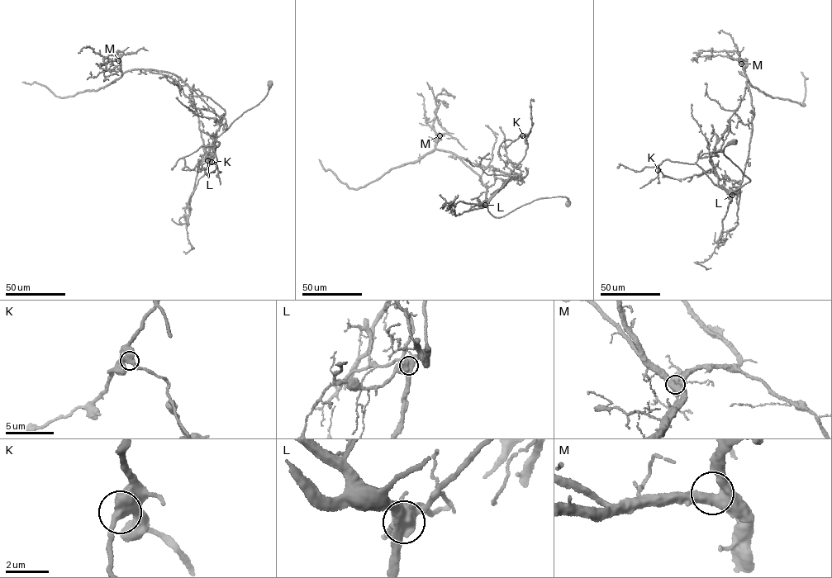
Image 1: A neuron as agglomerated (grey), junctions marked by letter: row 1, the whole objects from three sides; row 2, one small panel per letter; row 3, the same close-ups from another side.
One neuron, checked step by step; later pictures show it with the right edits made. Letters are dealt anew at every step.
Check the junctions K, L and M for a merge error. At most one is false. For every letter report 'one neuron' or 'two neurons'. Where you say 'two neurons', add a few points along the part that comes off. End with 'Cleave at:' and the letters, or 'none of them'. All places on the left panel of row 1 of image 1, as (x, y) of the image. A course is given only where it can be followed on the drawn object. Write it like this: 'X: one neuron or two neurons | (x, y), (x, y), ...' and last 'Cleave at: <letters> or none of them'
K: one neuron
L: two neurons | (207, 160), (215, 154), (216, 140), (220, 143), (214, 149), (216, 168), (213, 172), (206, 173), (209, 177)
M: one neuron
Cleave at: L

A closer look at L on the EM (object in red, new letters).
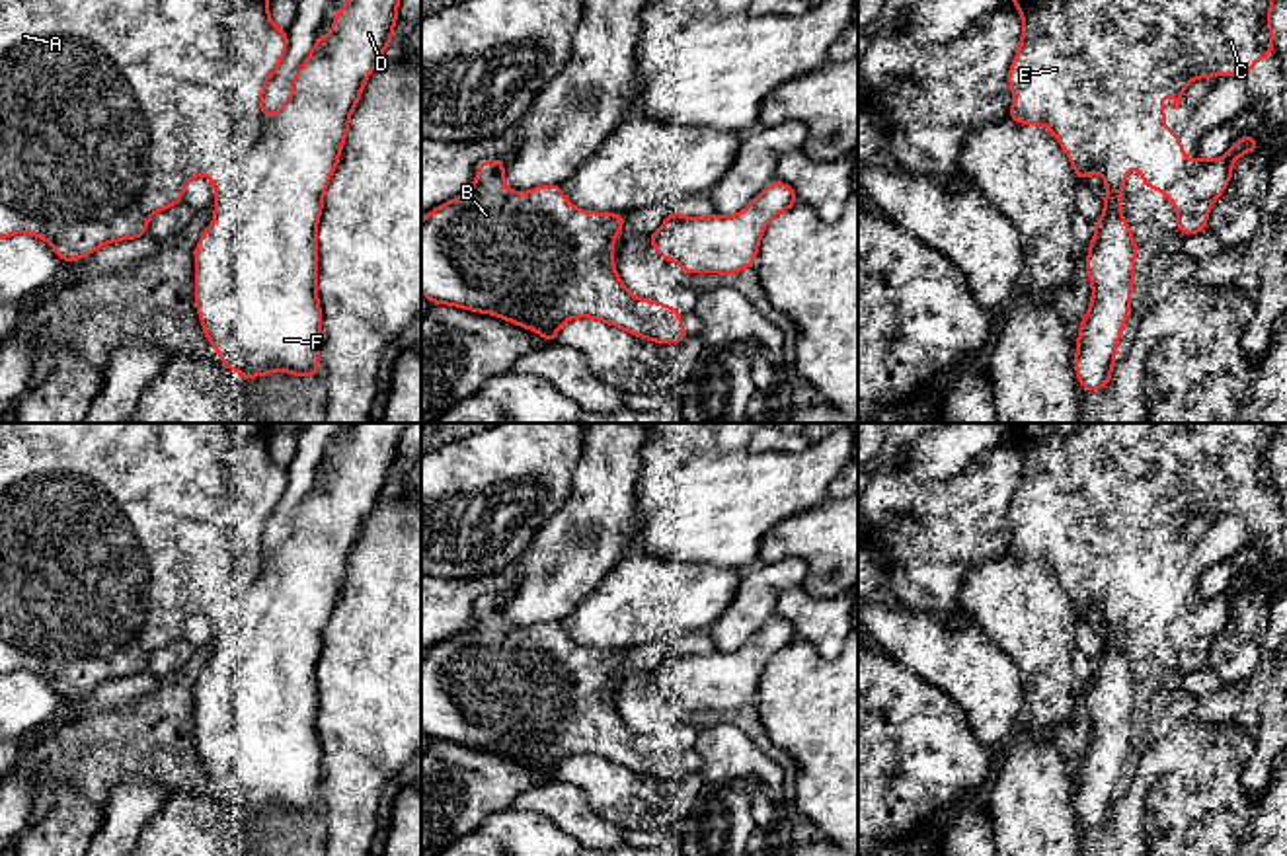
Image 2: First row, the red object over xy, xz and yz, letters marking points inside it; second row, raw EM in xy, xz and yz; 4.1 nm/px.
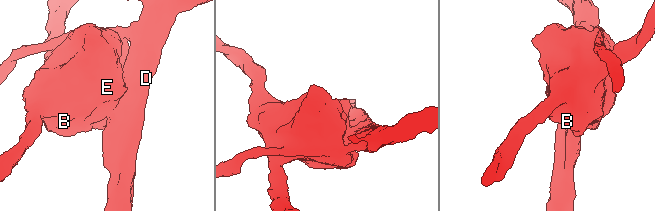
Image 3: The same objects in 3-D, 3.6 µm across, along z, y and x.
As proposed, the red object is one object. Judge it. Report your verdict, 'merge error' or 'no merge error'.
merge error

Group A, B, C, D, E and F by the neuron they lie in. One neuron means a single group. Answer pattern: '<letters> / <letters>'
A B C E / D F

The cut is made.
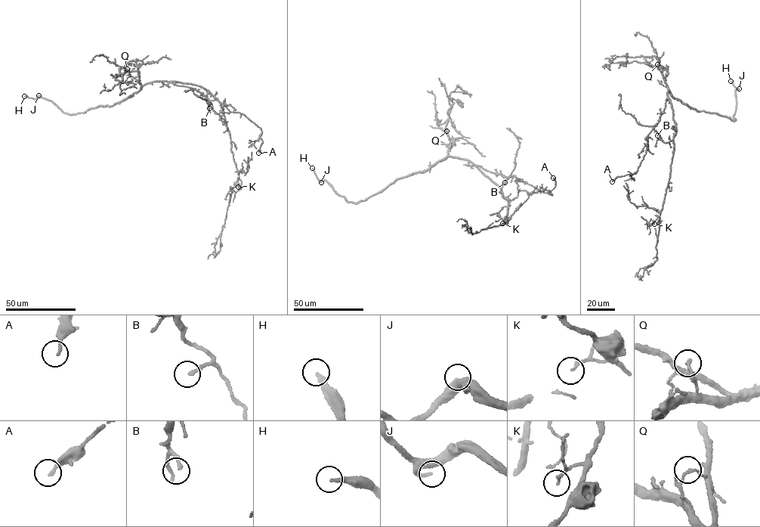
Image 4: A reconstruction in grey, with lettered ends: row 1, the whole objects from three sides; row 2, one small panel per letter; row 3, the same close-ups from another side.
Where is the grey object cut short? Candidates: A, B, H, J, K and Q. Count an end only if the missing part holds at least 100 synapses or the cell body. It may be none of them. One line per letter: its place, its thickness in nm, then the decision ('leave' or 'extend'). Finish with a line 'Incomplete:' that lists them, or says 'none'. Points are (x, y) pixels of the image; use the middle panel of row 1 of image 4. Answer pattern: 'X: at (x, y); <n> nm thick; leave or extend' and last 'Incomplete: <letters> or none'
A: at (553, 178); 150 nm thick; leave
B: at (505, 182); 160 nm thick; leave
H: at (312, 168); 280 nm thick; extend
J: at (321, 182); 180 nm thick; extend
K: at (502, 223); 120 nm thick; leave
Q: at (446, 131); 120 nm thick; leave
Incomplete: H, J

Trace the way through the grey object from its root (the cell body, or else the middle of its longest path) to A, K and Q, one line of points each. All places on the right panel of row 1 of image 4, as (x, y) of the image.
A: (672, 106), (667, 98), (657, 125), (645, 138), (646, 152), (637, 172), (618, 176), (612, 181)
K: (672, 106), (676, 131), (673, 156), (662, 208), (654, 224)
Q: (672, 106), (667, 97), (669, 91), (657, 64)

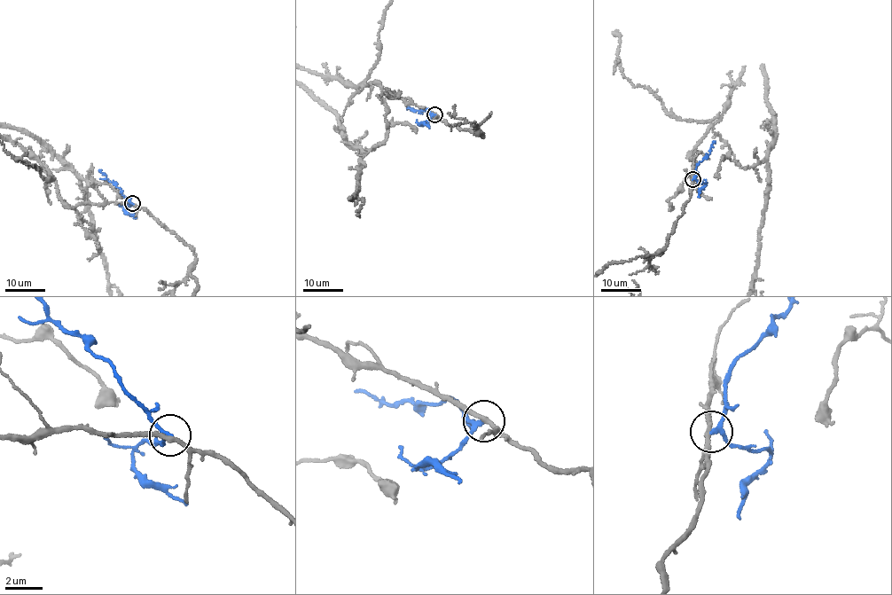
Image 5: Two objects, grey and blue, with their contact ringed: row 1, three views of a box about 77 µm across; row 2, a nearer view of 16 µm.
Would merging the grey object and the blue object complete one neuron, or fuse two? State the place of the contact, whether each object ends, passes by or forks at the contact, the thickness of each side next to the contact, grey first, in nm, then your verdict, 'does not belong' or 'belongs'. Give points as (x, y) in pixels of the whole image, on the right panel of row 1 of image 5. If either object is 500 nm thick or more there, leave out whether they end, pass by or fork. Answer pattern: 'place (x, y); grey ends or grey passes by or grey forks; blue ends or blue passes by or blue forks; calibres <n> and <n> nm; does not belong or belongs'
place (692, 179); grey passes by; blue passes by; calibres 240 and 180 nm; does not belong

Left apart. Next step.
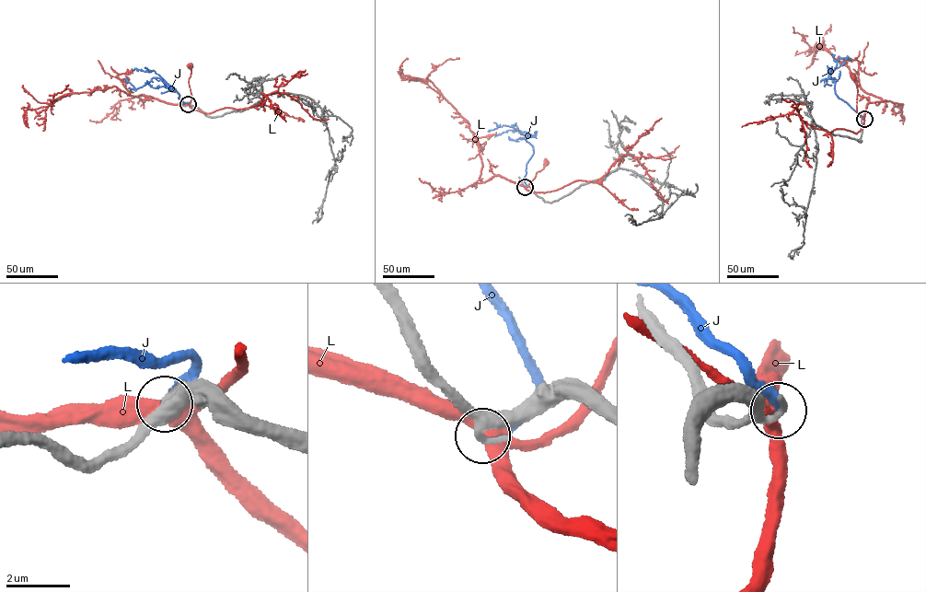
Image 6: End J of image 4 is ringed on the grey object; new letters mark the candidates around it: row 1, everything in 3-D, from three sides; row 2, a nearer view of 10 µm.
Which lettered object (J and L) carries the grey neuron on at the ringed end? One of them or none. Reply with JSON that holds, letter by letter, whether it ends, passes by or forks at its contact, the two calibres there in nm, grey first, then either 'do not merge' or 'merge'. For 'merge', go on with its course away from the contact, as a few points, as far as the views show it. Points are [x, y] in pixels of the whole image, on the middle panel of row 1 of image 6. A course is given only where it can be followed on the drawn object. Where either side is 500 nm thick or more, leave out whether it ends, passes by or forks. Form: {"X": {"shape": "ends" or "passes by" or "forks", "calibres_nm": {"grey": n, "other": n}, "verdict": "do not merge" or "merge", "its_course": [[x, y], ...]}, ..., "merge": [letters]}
{"J": {"shape": "ends", "calibres_nm": {"grey": 340, "other": 400}, "verdict": "merge", "its_course": [[525, 187], [526, 164], [534, 152], [526, 139], [531, 135], [506, 125], [488, 131]]}, "L": {"shape": "forks", "calibres_nm": {"grey": 340, "other": 420}, "verdict": "do not merge"}, "merge": ["J"]}

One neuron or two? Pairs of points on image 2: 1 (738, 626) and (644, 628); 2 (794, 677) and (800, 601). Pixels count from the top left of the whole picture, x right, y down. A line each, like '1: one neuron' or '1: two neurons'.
1: two neurons
2: two neurons

